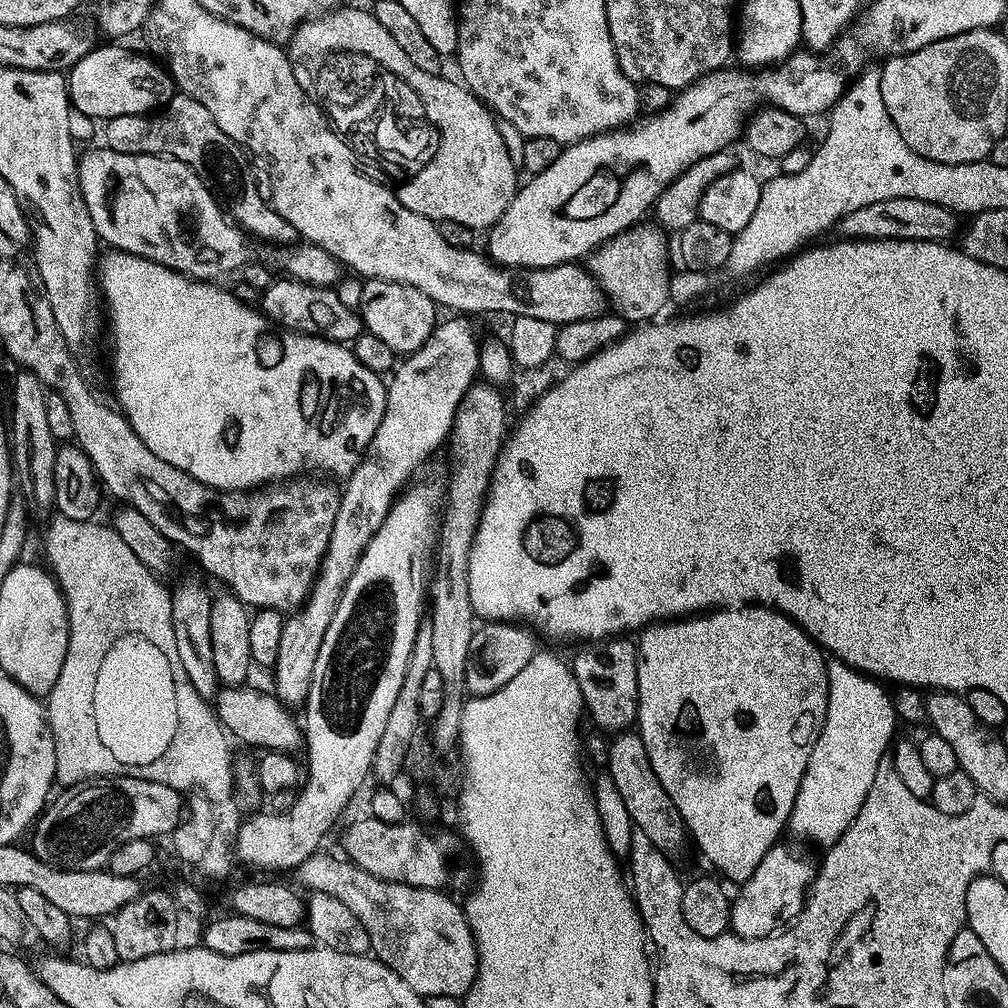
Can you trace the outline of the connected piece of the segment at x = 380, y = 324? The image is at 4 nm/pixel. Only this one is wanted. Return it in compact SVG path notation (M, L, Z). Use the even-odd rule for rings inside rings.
M367 279L358 309L365 329L381 338L393 352L407 354L424 344L438 323L438 306L426 294L409 284Z

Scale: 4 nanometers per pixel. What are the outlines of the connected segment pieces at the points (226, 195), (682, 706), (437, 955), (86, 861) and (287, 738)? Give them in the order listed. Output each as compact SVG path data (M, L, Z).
M176 94L159 110L147 114L111 116L103 127L103 143L115 152L168 156L172 160L186 162L186 166L194 169L212 189L212 195L220 201L225 213L249 237L257 236L268 244L284 244L283 246L291 245L297 239L294 226L290 226L286 218L277 214L265 193L263 196L256 189L256 184L248 173L249 157L245 149L235 144L226 134L222 134L218 122L214 122L214 114L210 114L210 110L202 106L202 102Z
M767 606L717 608L691 618L657 622L648 625L639 633L639 636L636 658L638 662L638 706L640 707L638 731L646 746L646 754L650 754L650 766L654 774L658 774L658 782L662 782L662 790L666 790L674 806L678 806L691 839L694 844L696 840L701 854L718 871L724 872L725 881L733 880L733 885L739 886L750 878L750 874L754 874L754 870L758 870L758 862L762 862L762 858L766 858L768 851L781 839L780 831L788 828L794 798L806 774L806 762L810 762L810 750L814 750L818 742L818 734L826 718L828 666L825 653L796 621Z
M317 854L306 858L306 862L302 862L294 870L294 876L300 879L301 889L308 888L309 893L321 892L332 895L343 905L348 906L369 931L371 951L375 959L380 960L394 974L398 974L398 978L406 982L406 986L413 988L420 996L425 998L467 996L476 980L476 971L480 969L480 955L476 949L476 939L472 933L468 915L459 903L456 905L447 896L447 891L419 888L398 881L386 881L375 877L374 874L368 873L354 863L345 862L343 859L335 860L332 856L324 855Z
M109 776L107 778L97 779L95 782L85 783L83 786L77 787L73 796L68 796L61 802L57 808L53 806L45 807L35 821L34 827L31 829L30 837L32 836L32 844L30 843L30 851L33 852L39 860L47 861L47 863L58 868L69 868L70 870L94 870L95 868L103 869L109 863L109 856L120 844L130 842L131 840L149 840L154 836L167 837L181 824L182 817L186 812L186 800L182 795L181 789L171 788L164 784L163 779L157 778L154 780L143 780L137 776Z
M249 686L221 687L214 699L216 719L233 737L237 736L244 744L252 748L269 752L295 753L296 747L302 744L302 728L294 717L288 714L289 709L276 699L275 695L255 692Z

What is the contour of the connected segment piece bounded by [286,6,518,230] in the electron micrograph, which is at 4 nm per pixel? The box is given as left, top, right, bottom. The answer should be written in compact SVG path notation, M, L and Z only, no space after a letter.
M337 6L331 12L323 13L315 18L309 18L296 27L296 32L286 45L288 61L294 70L294 78L304 89L312 87L314 73L321 67L322 61L334 52L361 52L366 54L373 64L386 66L388 72L394 73L398 80L404 80L422 98L424 113L428 115L428 123L433 124L440 131L440 145L438 150L432 153L432 161L421 170L410 182L400 184L395 189L396 196L414 214L422 214L434 221L450 219L453 222L464 223L473 230L487 230L502 218L504 211L510 206L518 189L516 172L517 161L510 154L506 142L500 133L500 127L494 119L493 113L480 97L473 94L463 83L455 79L447 80L440 76L439 71L428 72L422 66L414 66L408 55L402 51L402 46L394 42L394 34L378 22L374 13L365 8L343 8Z

